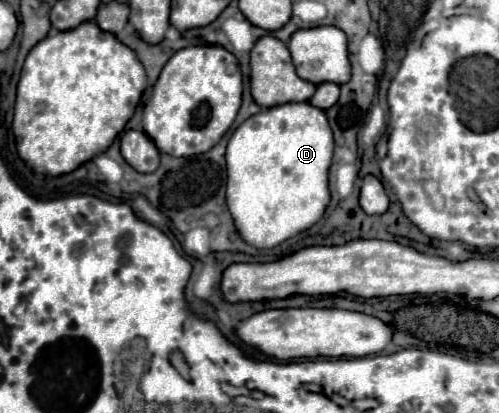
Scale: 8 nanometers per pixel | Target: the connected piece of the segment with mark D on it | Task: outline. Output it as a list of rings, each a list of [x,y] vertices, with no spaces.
[[[289,102],[261,110],[247,118],[229,138],[227,144],[227,206],[235,220],[235,228],[247,244],[257,248],[273,248],[287,238],[313,226],[329,204],[327,174],[333,156],[333,132],[321,108],[309,102]]]

